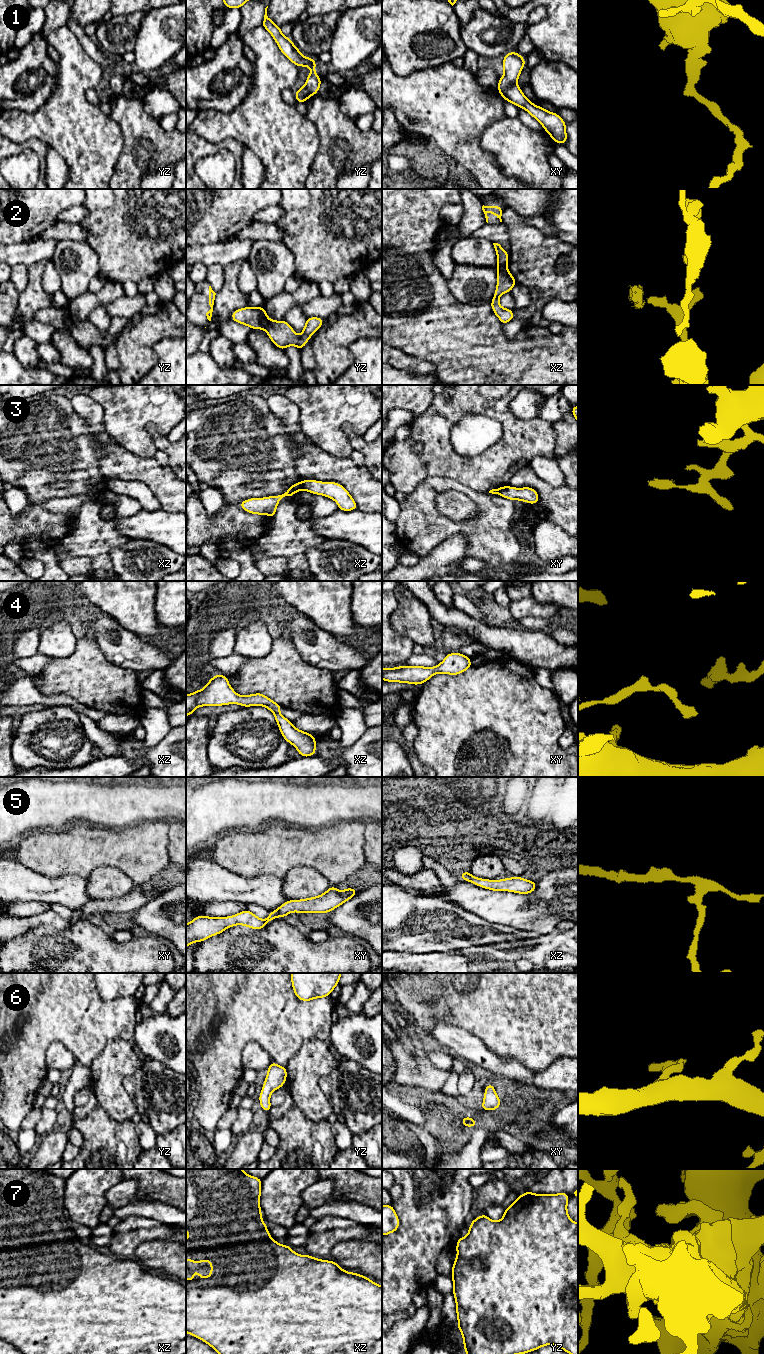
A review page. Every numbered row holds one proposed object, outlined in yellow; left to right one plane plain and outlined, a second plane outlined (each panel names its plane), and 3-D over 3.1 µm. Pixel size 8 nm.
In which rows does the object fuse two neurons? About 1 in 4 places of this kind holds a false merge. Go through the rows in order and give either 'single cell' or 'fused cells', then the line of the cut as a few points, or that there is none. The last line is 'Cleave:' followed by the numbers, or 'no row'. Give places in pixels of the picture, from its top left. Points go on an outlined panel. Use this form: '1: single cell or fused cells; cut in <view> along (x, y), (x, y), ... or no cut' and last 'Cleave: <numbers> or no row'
1: fused cells; cut in xy along (515, 83), (499, 92)
2: fused cells; cut in yz along (269, 319), (262, 328)
3: fused cells; cut in xz along (300, 482), (302, 489)
4: single cell; no cut
5: single cell; no cut
6: single cell; no cut
7: single cell; no cut
Cleave: 1, 2, 3

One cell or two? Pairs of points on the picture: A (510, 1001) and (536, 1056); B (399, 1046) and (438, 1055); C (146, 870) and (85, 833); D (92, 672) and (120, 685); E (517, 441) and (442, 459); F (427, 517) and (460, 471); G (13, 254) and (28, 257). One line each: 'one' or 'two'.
A: one
B: two
C: one
D: one
E: one
F: two
G: one

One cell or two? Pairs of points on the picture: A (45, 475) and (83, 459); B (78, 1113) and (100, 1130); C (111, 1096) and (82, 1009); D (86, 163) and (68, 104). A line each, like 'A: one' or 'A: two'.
A: two
B: two
C: two
D: one

